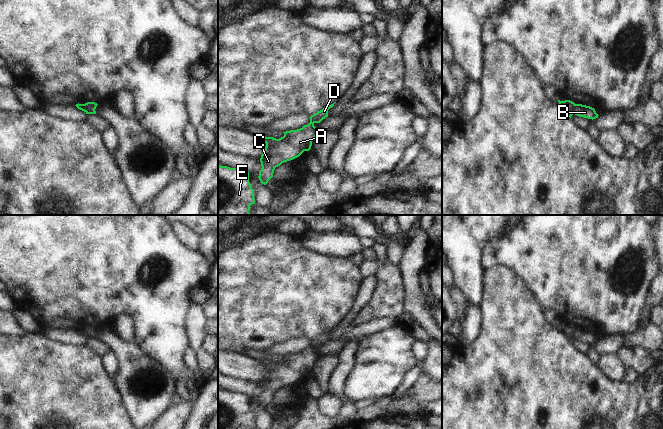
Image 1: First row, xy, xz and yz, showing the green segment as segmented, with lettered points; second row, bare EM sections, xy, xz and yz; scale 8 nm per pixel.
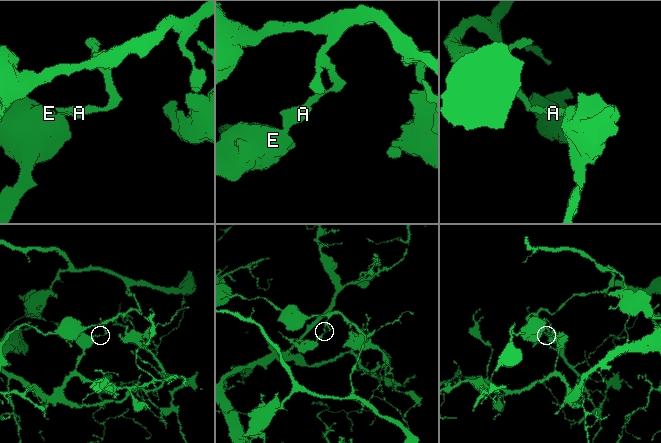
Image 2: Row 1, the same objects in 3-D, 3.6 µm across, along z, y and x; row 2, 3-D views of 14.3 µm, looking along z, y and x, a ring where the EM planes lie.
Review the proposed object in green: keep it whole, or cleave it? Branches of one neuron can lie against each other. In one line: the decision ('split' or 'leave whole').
split

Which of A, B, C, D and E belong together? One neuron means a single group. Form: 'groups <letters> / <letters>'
groups A B C E / D

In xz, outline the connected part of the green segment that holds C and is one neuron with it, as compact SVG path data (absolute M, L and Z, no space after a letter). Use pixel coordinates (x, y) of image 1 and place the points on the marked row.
M309 123L297 130L283 132L284 136L276 139L273 137L259 137L266 143L266 147L261 155L261 170L259 180L266 185L273 177L276 167L282 163L299 157L304 151L309 151L312 141L320 131Z

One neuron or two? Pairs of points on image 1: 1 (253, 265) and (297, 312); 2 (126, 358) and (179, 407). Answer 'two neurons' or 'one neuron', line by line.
1: one neuron
2: two neurons

